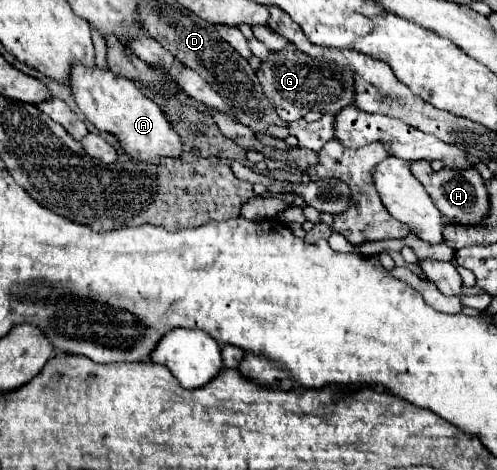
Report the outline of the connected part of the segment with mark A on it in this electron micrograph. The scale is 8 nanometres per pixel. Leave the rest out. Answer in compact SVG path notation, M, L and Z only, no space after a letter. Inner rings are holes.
M73 65L71 71L71 91L83 115L105 133L117 137L121 149L135 161L157 163L165 157L179 159L183 153L183 141L167 121L165 113L153 103L149 97L143 95L137 85L125 77L117 77L113 71L103 69L87 69L83 65Z

